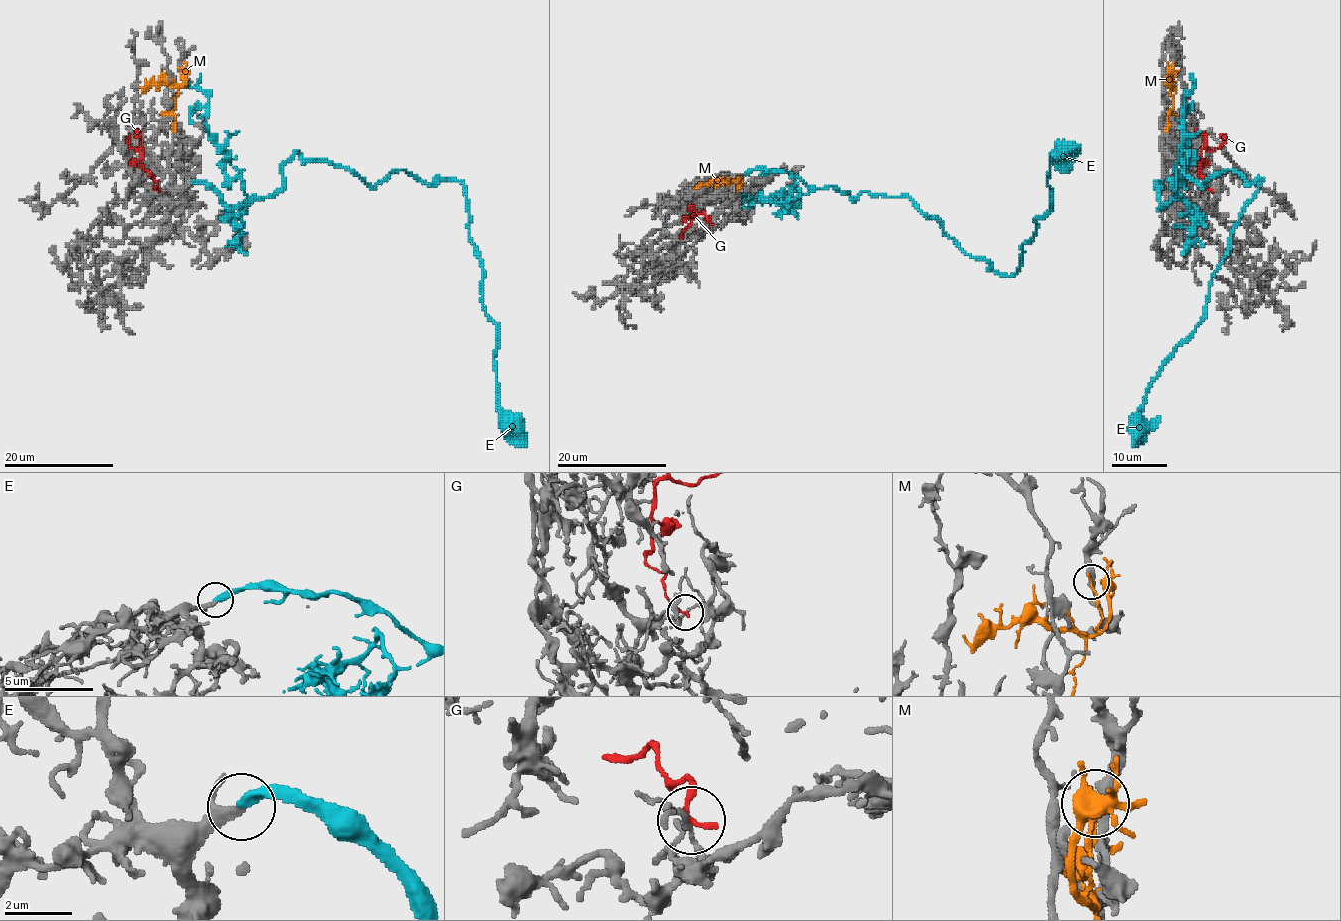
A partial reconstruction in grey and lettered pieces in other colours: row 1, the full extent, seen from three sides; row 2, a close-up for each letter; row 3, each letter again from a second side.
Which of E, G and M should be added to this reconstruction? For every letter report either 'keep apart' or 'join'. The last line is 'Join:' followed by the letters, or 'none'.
E: join
G: keep apart
M: keep apart
Join: E

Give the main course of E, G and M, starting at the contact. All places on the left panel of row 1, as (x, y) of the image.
E: (191, 182), (246, 206), (295, 151), (372, 187), (460, 181), (499, 419), (525, 445)
G: (156, 189), (156, 180), (140, 163), (142, 148), (130, 147), (130, 135)
M: (180, 70), (184, 82), (175, 98), (175, 132)

